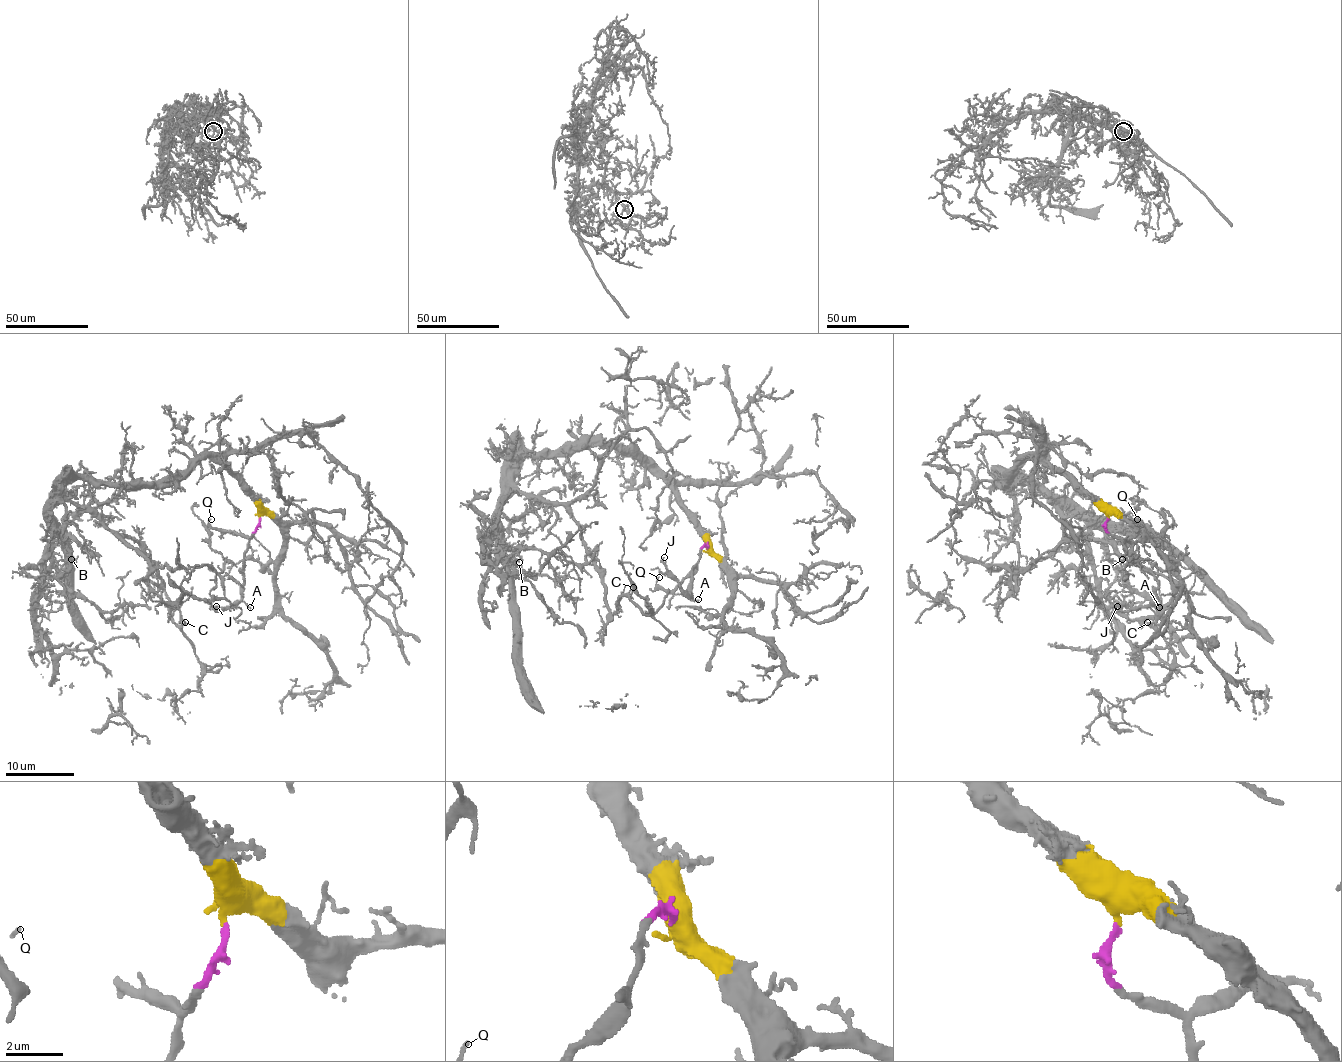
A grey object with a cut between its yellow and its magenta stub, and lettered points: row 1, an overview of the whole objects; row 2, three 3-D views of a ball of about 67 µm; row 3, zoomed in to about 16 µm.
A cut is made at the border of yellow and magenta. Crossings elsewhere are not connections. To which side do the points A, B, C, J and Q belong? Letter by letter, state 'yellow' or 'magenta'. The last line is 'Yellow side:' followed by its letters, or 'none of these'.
A: magenta
B: yellow
C: yellow
J: magenta
Q: magenta
Yellow side: B, C

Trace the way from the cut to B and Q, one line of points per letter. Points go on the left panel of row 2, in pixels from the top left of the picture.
B: (259, 516), (244, 485), (206, 456), (147, 485), (90, 480), (51, 510), (51, 553), (59, 565), (71, 560)
Q: (259, 516), (257, 529), (249, 537), (216, 530), (209, 523), (211, 518)

